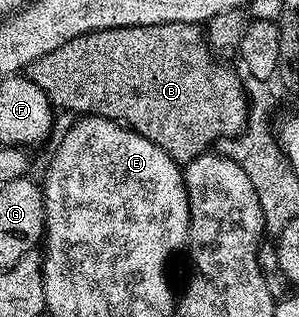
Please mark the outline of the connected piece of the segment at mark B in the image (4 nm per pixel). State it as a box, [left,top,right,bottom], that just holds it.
[28,23,250,165]

